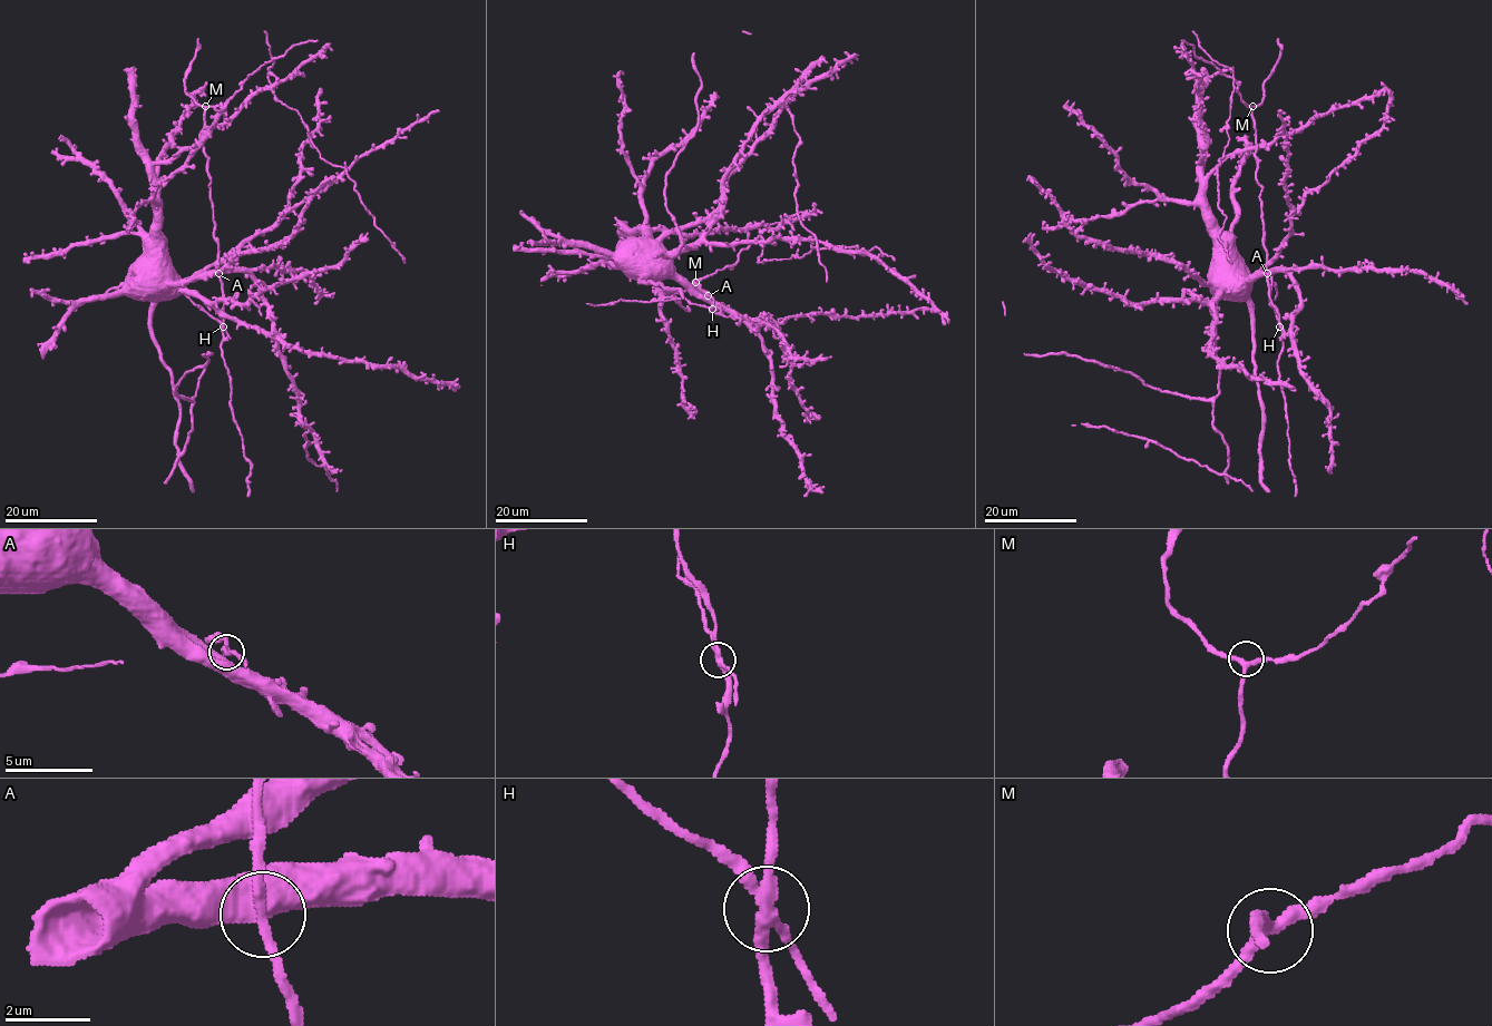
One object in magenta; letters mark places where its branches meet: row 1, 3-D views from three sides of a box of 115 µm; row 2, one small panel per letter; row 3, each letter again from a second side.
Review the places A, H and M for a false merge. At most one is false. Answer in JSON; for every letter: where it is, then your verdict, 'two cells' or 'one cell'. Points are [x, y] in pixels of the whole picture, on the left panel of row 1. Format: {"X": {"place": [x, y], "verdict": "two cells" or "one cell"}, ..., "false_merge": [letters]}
{"A": {"place": [218, 273], "verdict": "one cell"}, "H": {"place": [223, 326], "verdict": "two cells"}, "M": {"place": [205, 106], "verdict": "one cell"}, "false_merge": ["H"]}

